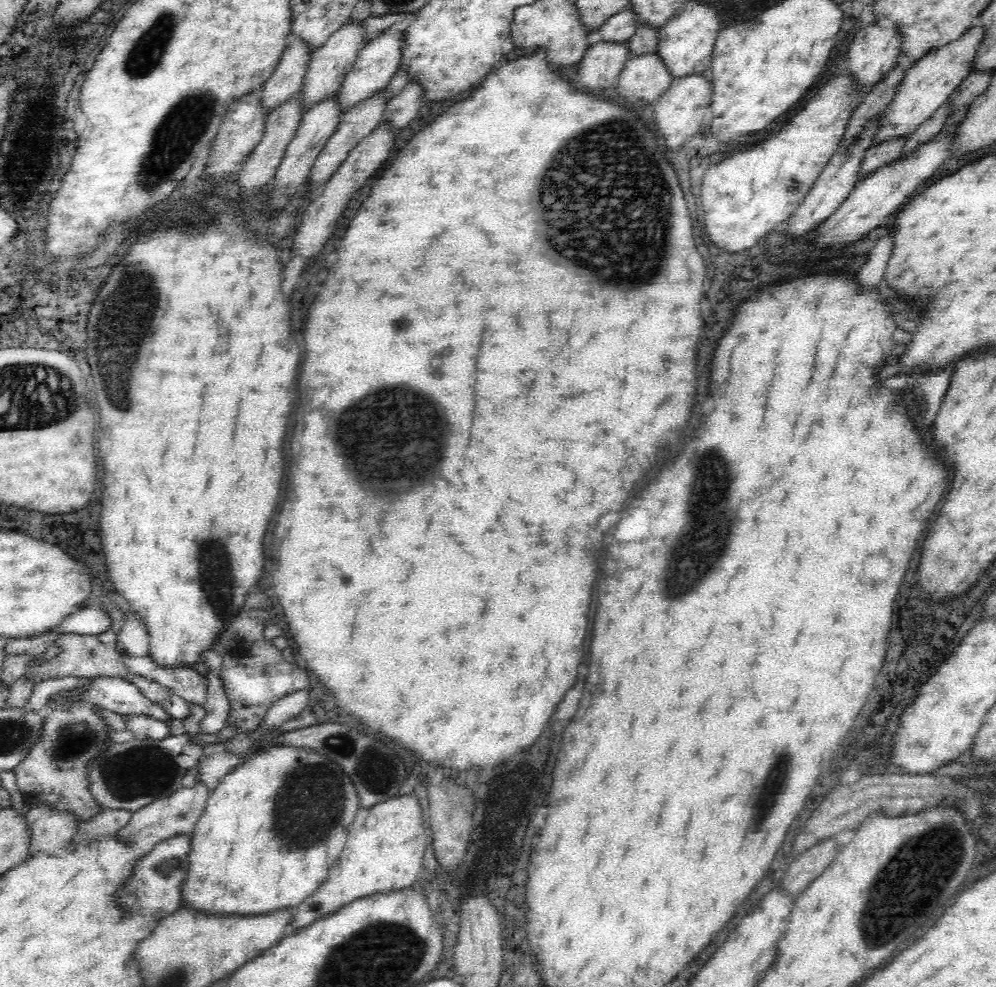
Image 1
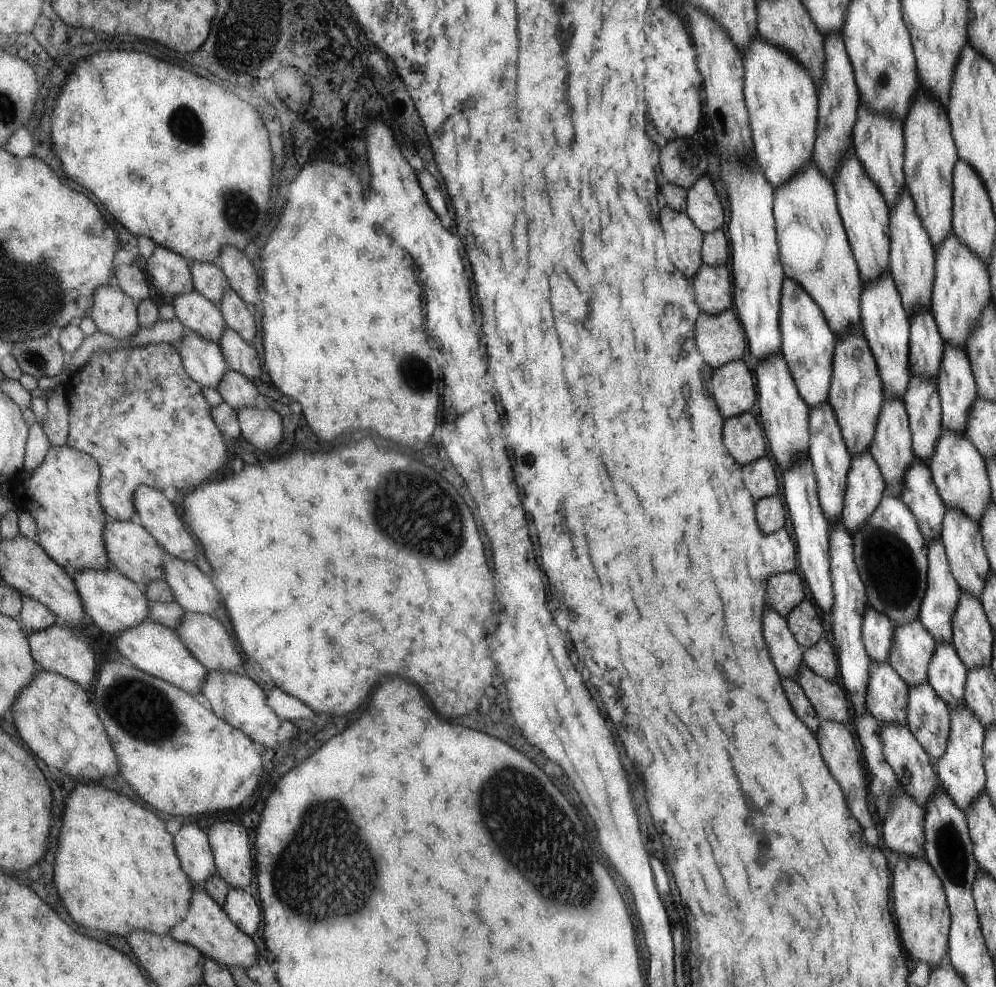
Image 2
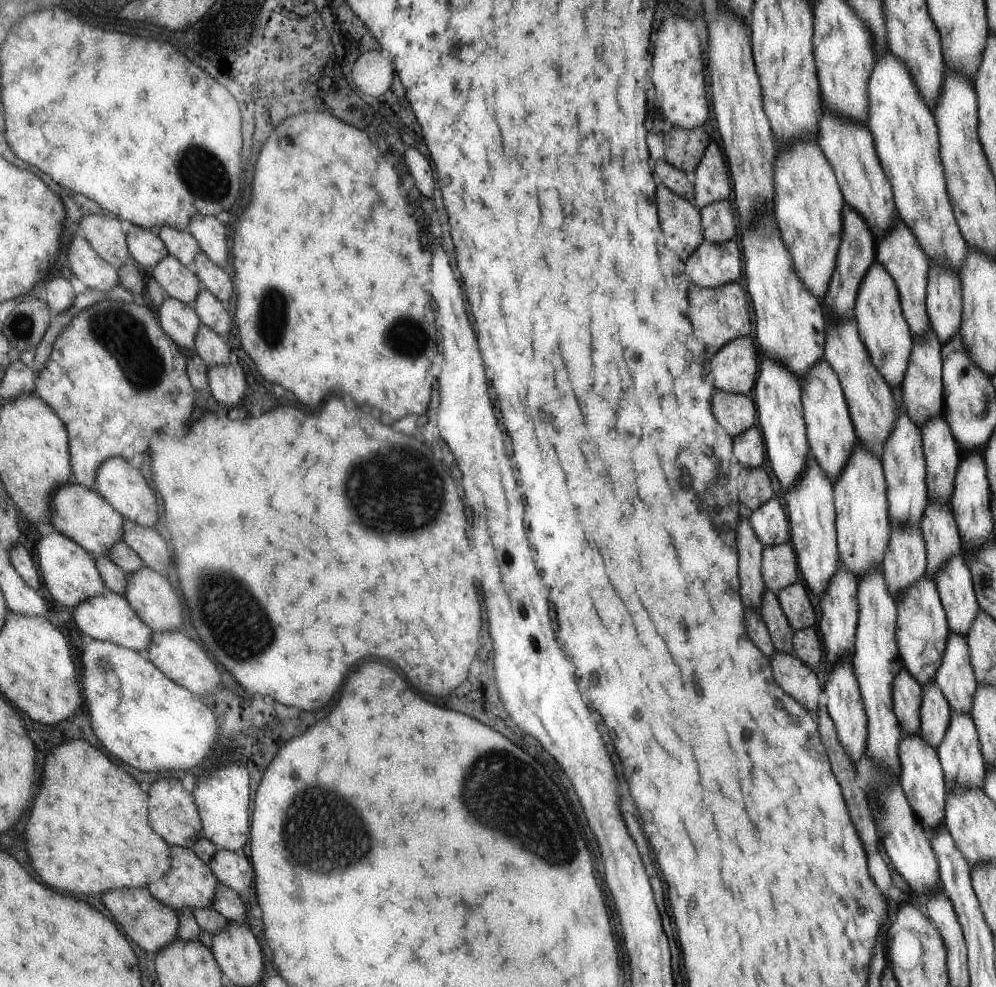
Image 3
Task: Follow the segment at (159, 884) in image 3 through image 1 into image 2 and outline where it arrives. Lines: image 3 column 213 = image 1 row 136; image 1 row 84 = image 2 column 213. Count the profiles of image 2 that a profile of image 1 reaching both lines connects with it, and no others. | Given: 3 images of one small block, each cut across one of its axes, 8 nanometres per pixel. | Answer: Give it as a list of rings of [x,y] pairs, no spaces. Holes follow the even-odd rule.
[[[206,889],[196,890],[196,898],[192,898],[192,910],[188,909],[186,920],[180,926],[170,930],[170,936],[177,941],[191,944],[201,951],[208,959],[215,960],[224,966],[242,967],[247,970],[256,964],[258,948],[251,935],[247,935],[230,917],[223,906],[207,893]]]

